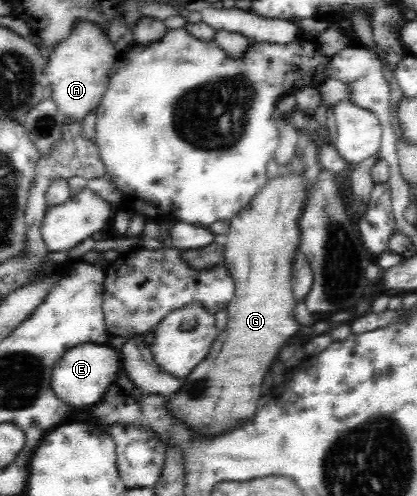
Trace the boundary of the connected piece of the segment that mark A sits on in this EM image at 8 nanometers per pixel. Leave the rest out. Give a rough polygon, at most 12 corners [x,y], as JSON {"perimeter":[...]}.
{"perimeter":[[77,21],[44,70],[58,110],[82,121],[107,89],[119,52]]}

